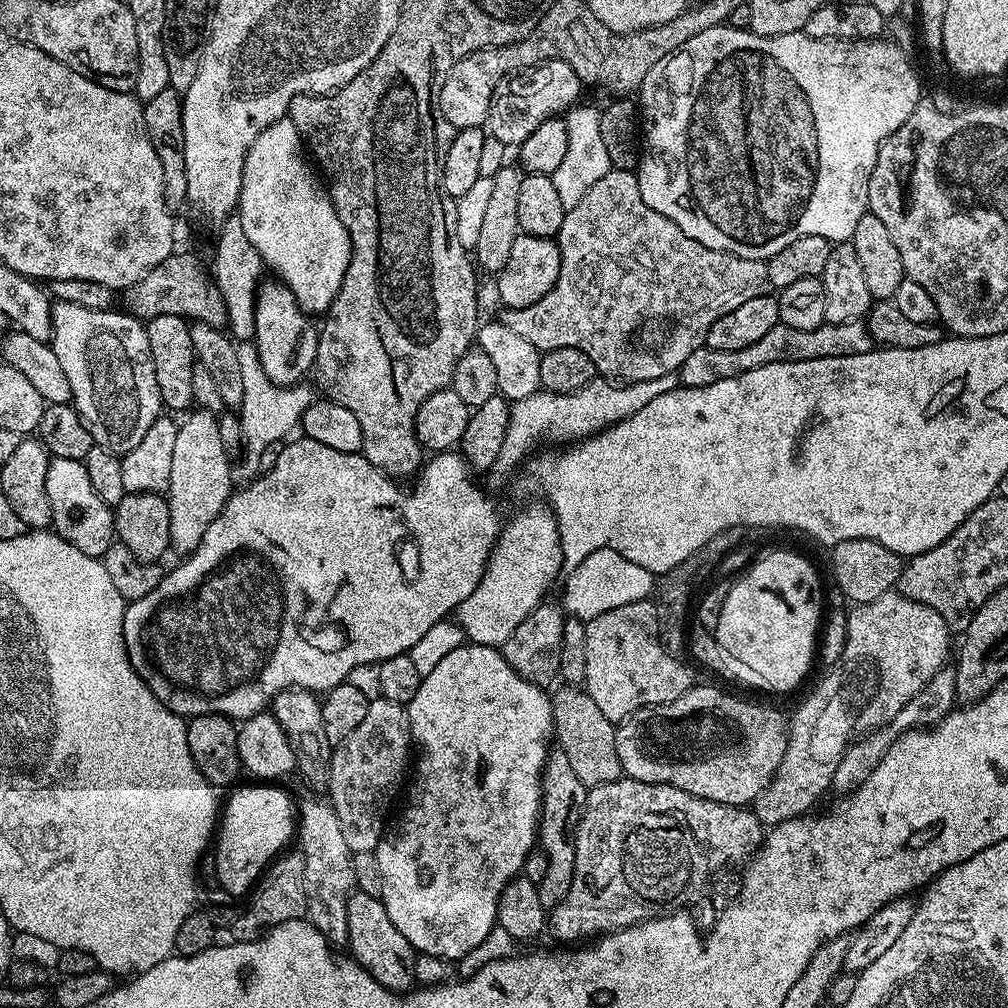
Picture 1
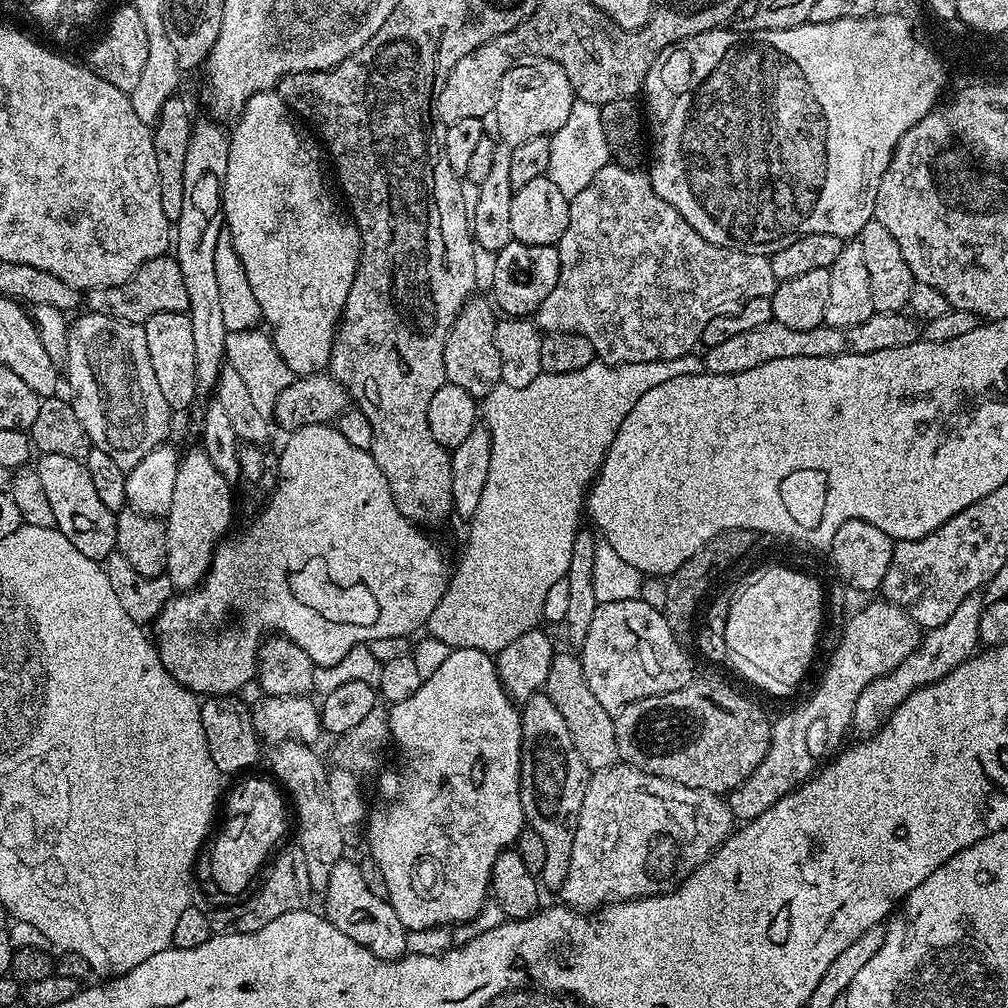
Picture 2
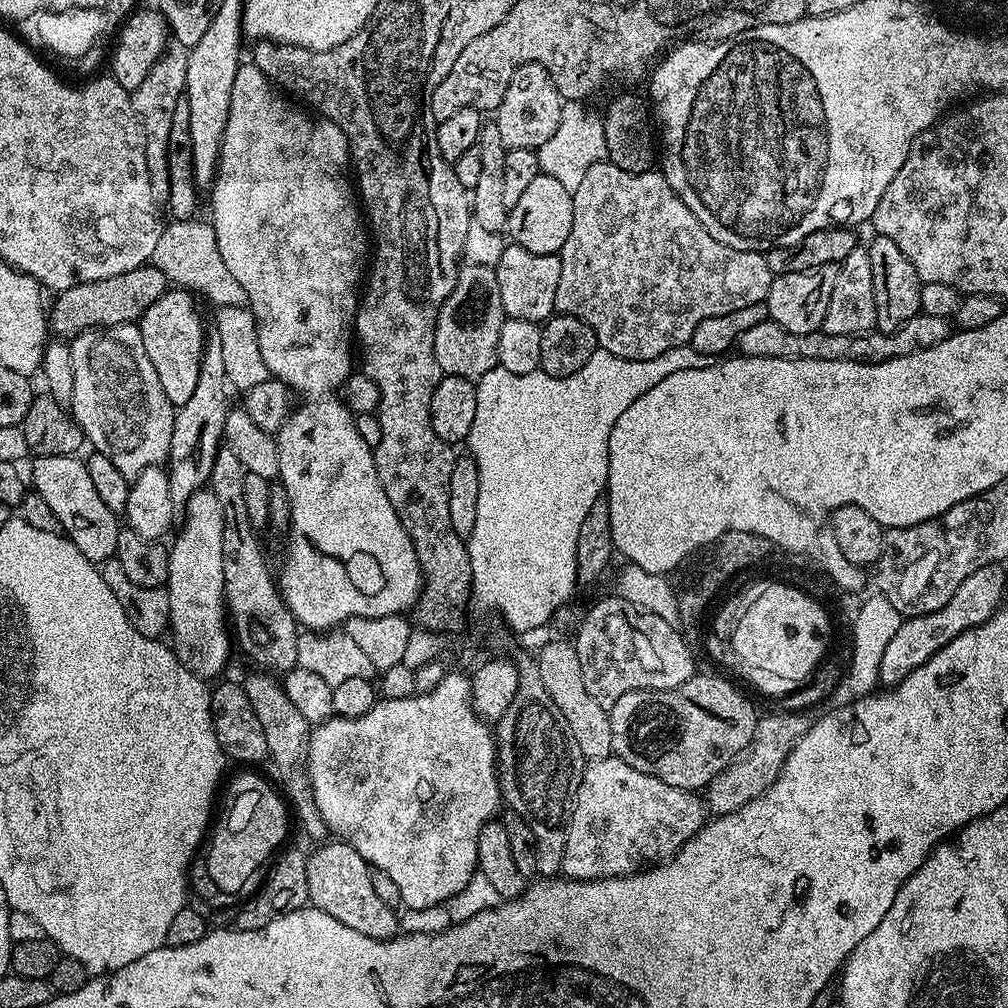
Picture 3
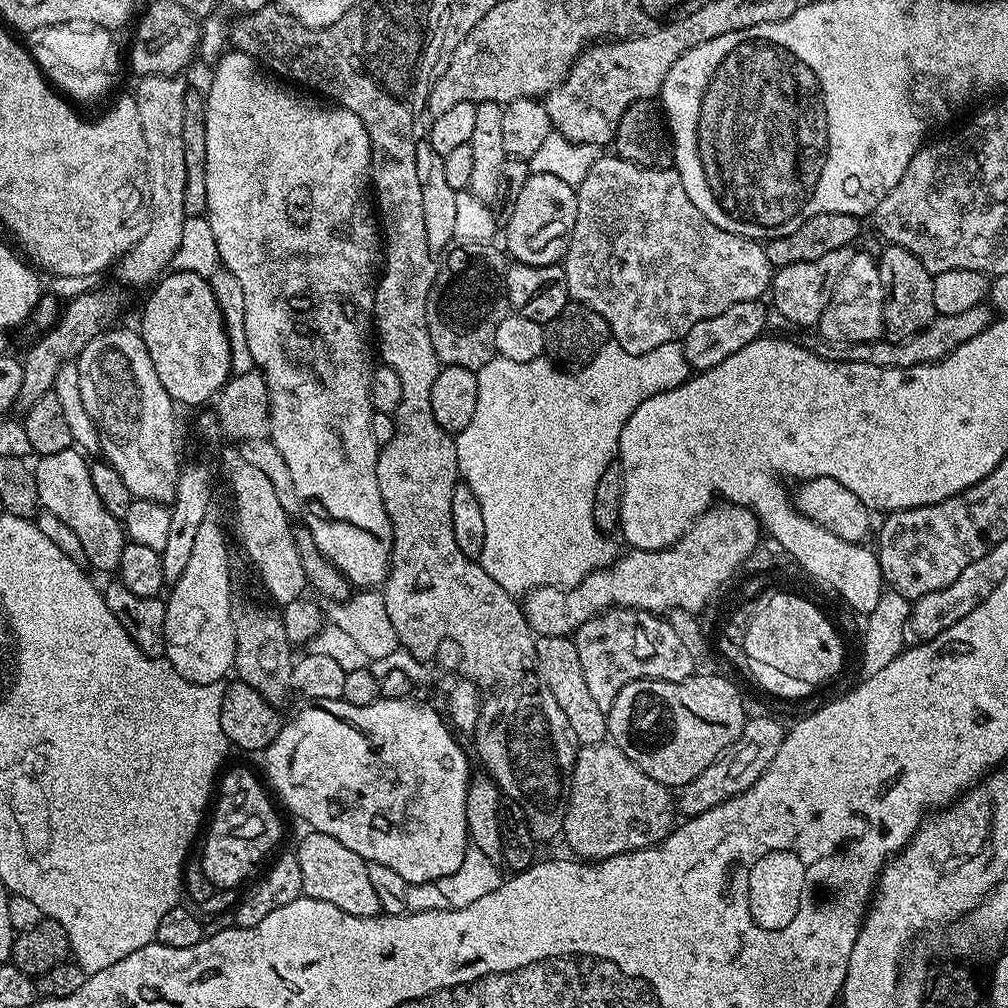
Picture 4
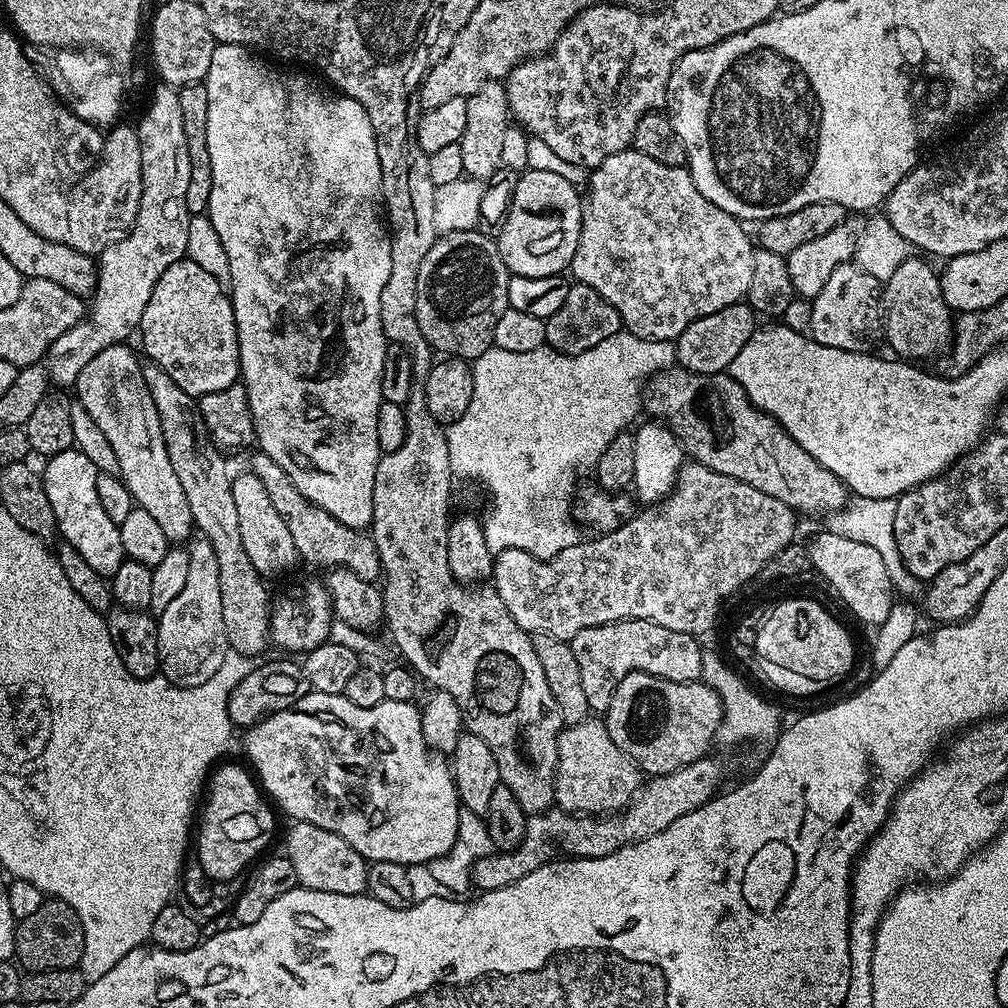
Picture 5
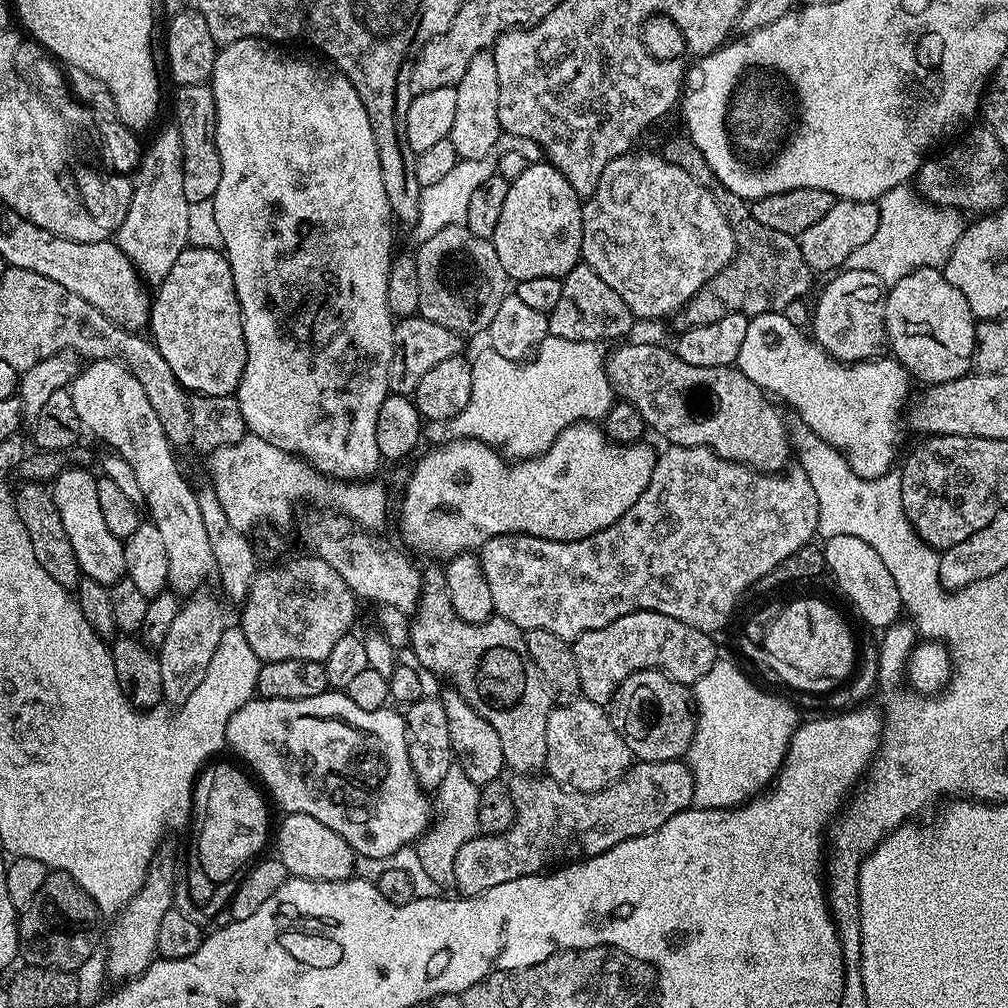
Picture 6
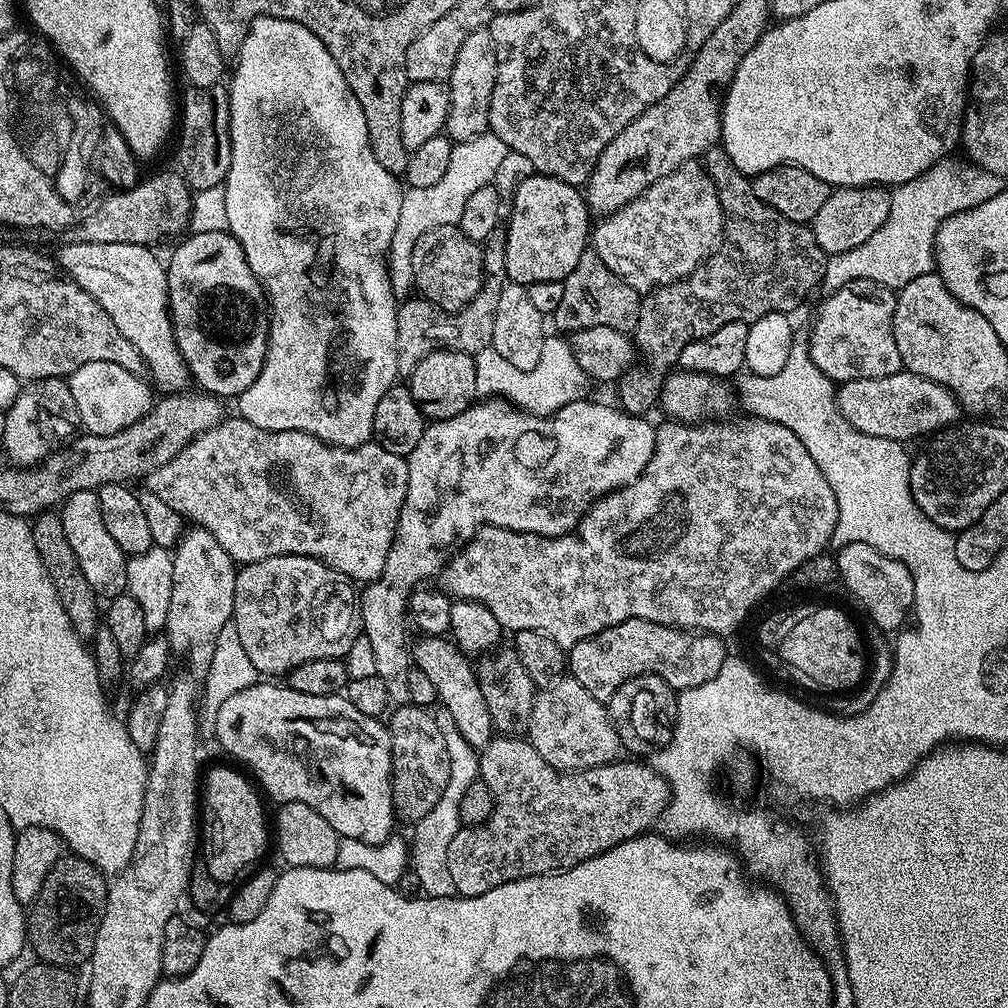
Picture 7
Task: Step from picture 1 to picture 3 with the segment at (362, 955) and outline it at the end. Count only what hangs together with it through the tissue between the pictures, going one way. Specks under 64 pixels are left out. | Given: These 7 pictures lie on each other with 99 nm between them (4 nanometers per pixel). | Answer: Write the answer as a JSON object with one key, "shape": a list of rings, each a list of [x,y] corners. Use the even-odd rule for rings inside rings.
{"shape":[[[333,839],[333,844],[324,842],[316,853],[308,856],[306,866],[306,886],[308,887],[308,904],[311,907],[330,914],[330,918],[338,918],[342,926],[350,926],[350,930],[358,930],[358,934],[366,934],[368,938],[388,940],[397,935],[397,913],[393,905],[382,902],[370,882],[370,865],[343,840]]]}

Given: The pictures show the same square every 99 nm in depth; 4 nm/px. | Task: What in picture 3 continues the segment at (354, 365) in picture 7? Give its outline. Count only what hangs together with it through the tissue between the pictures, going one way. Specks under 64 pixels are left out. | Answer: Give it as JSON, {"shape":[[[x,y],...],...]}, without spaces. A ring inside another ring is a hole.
{"shape":[[[241,63],[240,68],[234,74],[230,114],[226,118],[226,130],[220,147],[220,165],[216,168],[216,181],[210,189],[213,228],[211,231],[214,233],[214,243],[218,254],[222,254],[222,262],[226,262],[226,270],[230,270],[230,274],[234,274],[236,281],[241,284],[242,290],[246,290],[248,304],[253,318],[256,320],[258,347],[262,352],[262,359],[268,367],[269,373],[275,379],[282,381],[290,390],[295,390],[297,393],[299,393],[298,391],[304,392],[304,401],[301,404],[299,401],[298,406],[293,407],[288,421],[280,427],[279,432],[275,433],[278,462],[280,463],[278,479],[284,484],[286,494],[289,495],[290,514],[292,515],[291,527],[286,532],[288,553],[284,556],[284,565],[281,566],[280,572],[278,568],[278,587],[280,596],[292,611],[297,625],[308,630],[332,630],[355,616],[382,618],[386,615],[398,616],[407,613],[407,608],[409,611],[420,596],[422,577],[420,575],[420,563],[416,557],[410,534],[406,534],[398,514],[388,506],[386,490],[382,490],[382,482],[376,473],[374,450],[366,442],[362,442],[362,434],[356,432],[356,416],[338,395],[338,390],[343,389],[344,383],[348,381],[349,376],[354,371],[354,365],[352,365],[352,352],[354,356],[353,328],[356,322],[358,293],[362,288],[360,267],[363,264],[365,267],[370,256],[370,236],[365,225],[360,225],[362,212],[357,201],[351,200],[351,196],[354,196],[353,185],[350,183],[349,177],[348,180],[344,177],[344,167],[347,169],[350,164],[348,139],[344,131],[332,120],[317,118],[305,111],[303,107],[300,107],[301,109],[295,108],[291,104],[291,102],[293,103],[291,99],[288,101],[283,100],[283,98],[288,99],[281,95],[277,85],[273,84],[266,74],[262,74],[262,70],[258,70],[256,64]]]}

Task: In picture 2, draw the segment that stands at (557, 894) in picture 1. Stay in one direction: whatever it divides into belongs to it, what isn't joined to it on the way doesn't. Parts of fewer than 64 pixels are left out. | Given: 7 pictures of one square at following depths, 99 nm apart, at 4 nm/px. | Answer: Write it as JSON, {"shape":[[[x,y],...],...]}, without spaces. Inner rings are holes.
{"shape":[[[546,694],[531,696],[523,701],[520,713],[520,739],[522,741],[522,763],[520,766],[520,801],[527,827],[533,828],[542,842],[546,842],[546,863],[538,874],[538,883],[545,893],[559,893],[566,882],[566,874],[570,870],[570,850],[574,846],[574,830],[576,819],[582,810],[582,798],[586,794],[590,769],[578,758],[578,750],[574,750],[574,742],[570,742],[570,730],[562,714],[558,714],[558,706],[550,702]]]}

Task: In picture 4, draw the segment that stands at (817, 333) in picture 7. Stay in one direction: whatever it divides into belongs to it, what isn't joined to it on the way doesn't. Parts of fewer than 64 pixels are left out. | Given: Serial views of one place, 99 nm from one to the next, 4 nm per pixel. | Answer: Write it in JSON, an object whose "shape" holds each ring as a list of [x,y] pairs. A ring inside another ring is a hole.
{"shape":[[[857,251],[850,258],[850,266],[838,278],[832,291],[830,306],[822,314],[818,325],[823,339],[829,344],[857,344],[858,342],[874,342],[885,335],[884,330],[884,287],[880,277],[880,266],[875,255],[867,256]]]}

